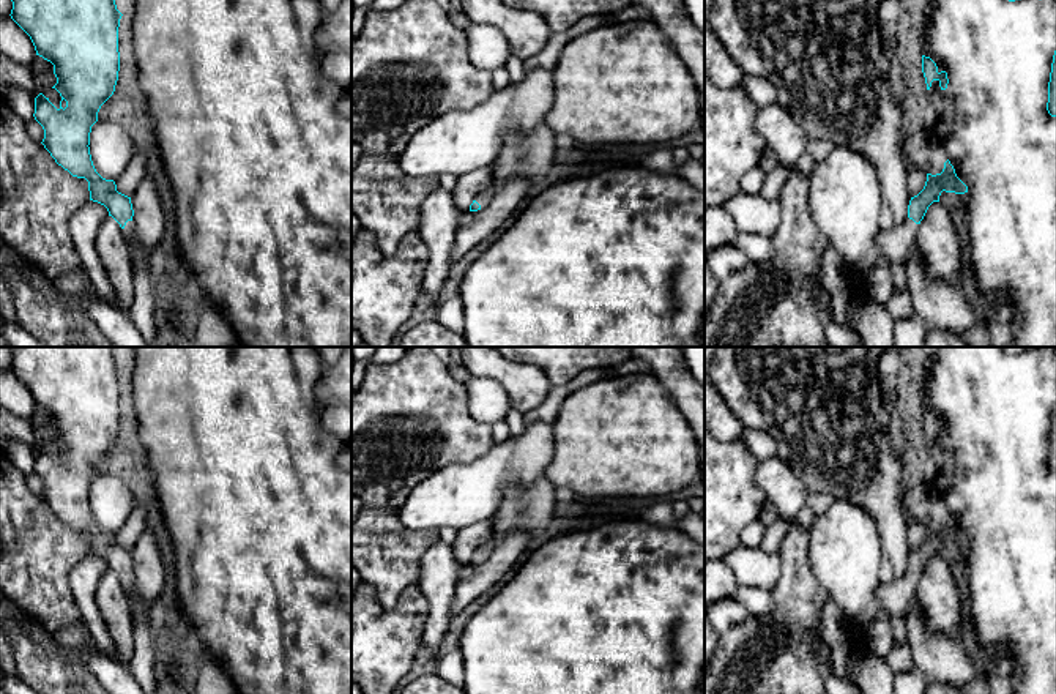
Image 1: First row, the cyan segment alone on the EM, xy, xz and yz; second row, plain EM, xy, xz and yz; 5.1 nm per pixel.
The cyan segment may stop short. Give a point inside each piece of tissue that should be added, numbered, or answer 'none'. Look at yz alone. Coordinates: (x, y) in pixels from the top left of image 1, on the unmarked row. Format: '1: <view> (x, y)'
1: yz (896, 598)

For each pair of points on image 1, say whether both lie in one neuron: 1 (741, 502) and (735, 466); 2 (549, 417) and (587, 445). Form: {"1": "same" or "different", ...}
{"1": "same", "2": "different"}

